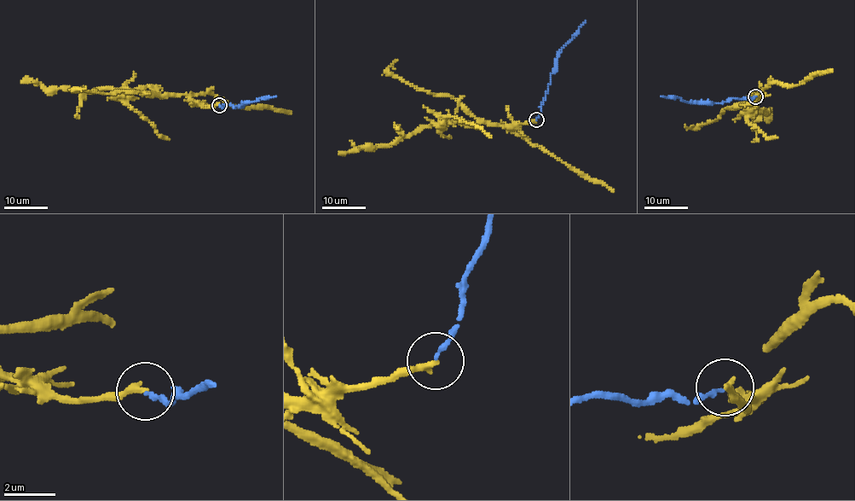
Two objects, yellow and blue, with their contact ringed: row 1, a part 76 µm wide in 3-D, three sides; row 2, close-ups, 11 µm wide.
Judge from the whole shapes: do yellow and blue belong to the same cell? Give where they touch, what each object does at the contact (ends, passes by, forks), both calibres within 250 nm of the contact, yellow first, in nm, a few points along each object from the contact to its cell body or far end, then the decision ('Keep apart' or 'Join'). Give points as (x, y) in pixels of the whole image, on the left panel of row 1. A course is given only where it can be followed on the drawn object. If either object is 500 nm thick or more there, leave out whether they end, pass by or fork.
Place: (219, 105). At the ring yellow ends. At the ring blue ends. Thickness 240 nm (yellow) against 160 nm. Course of yellow: (218, 105), (199, 105), (185, 95), (162, 97), (149, 86), (73, 90), (43, 89), (29, 81), (21, 84). Course of blue: (218, 105), (229, 104), (235, 107), (245, 102), (276, 96). Keep apart

